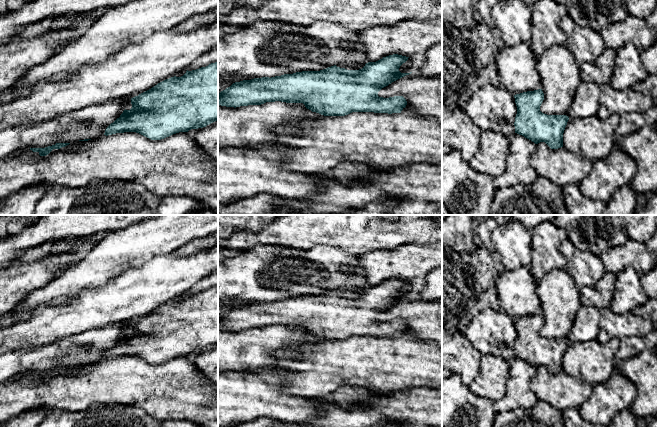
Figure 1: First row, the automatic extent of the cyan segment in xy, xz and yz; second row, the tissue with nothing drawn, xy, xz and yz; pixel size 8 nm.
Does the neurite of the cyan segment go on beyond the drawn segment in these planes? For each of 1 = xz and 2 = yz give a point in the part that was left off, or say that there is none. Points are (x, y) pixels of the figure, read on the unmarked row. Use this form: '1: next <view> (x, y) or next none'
1: next none
2: next none

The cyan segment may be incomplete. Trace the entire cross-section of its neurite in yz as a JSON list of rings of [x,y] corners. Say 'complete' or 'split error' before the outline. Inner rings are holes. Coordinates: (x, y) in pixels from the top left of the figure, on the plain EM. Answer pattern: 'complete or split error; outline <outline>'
complete; outline [[[542,313],[516,318],[514,322],[517,330],[515,357],[535,368],[545,366],[551,373],[563,371],[563,357],[569,341],[540,335],[544,324]]]

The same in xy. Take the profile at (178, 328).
complete; outline [[[218,285],[206,291],[186,295],[181,301],[166,303],[131,322],[132,332],[105,354],[104,359],[136,356],[151,364],[161,364],[179,356],[206,351],[218,344]]]

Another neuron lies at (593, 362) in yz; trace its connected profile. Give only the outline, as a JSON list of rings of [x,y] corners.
[[[617,338],[604,344],[597,339],[569,342],[563,357],[563,371],[592,386],[603,383],[614,371],[614,359],[619,343]]]

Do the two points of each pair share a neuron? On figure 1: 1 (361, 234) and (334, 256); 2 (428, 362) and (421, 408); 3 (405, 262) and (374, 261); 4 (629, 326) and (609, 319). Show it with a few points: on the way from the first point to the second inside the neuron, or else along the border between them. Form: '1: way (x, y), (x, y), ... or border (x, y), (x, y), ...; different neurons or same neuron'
1: border (320, 244), (341, 247), (358, 256); different neurons
2: border (431, 387), (401, 390); different neurons
3: way (397, 262), (390, 260), (382, 261); same neuron
4: way (624, 326), (616, 326), (614, 324); same neuron

